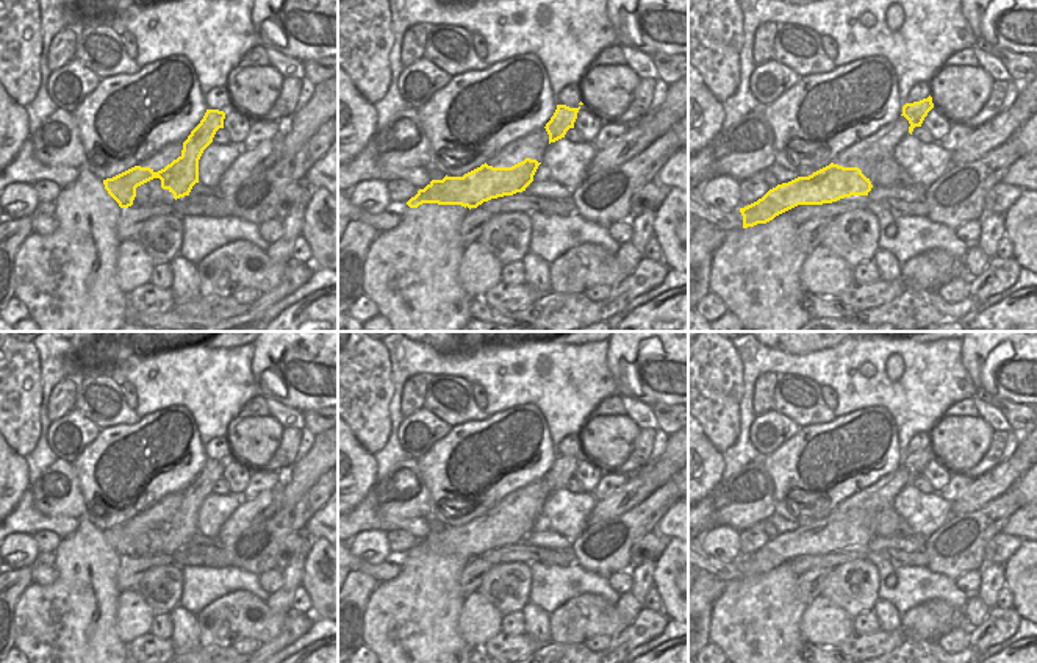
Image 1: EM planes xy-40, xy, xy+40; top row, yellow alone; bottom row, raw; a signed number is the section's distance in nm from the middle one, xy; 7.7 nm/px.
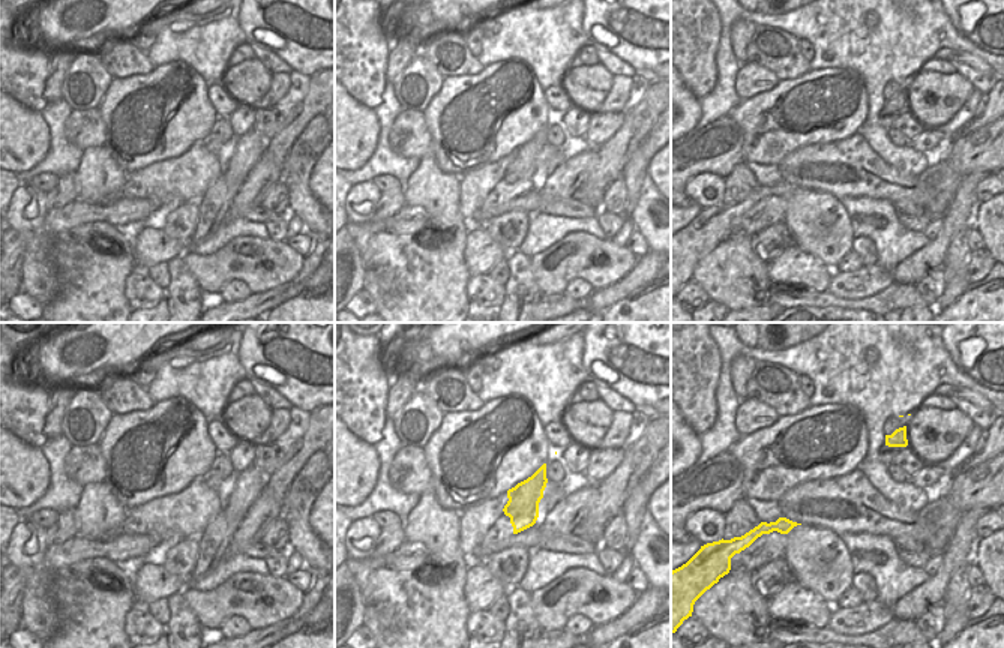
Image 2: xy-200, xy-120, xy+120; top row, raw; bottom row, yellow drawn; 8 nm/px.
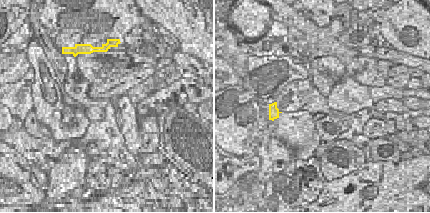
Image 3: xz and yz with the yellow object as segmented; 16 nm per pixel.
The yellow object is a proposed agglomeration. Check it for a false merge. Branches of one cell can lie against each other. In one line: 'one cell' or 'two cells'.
two cells

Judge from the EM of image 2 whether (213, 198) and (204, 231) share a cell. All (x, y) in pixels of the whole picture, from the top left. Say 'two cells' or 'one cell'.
one cell

